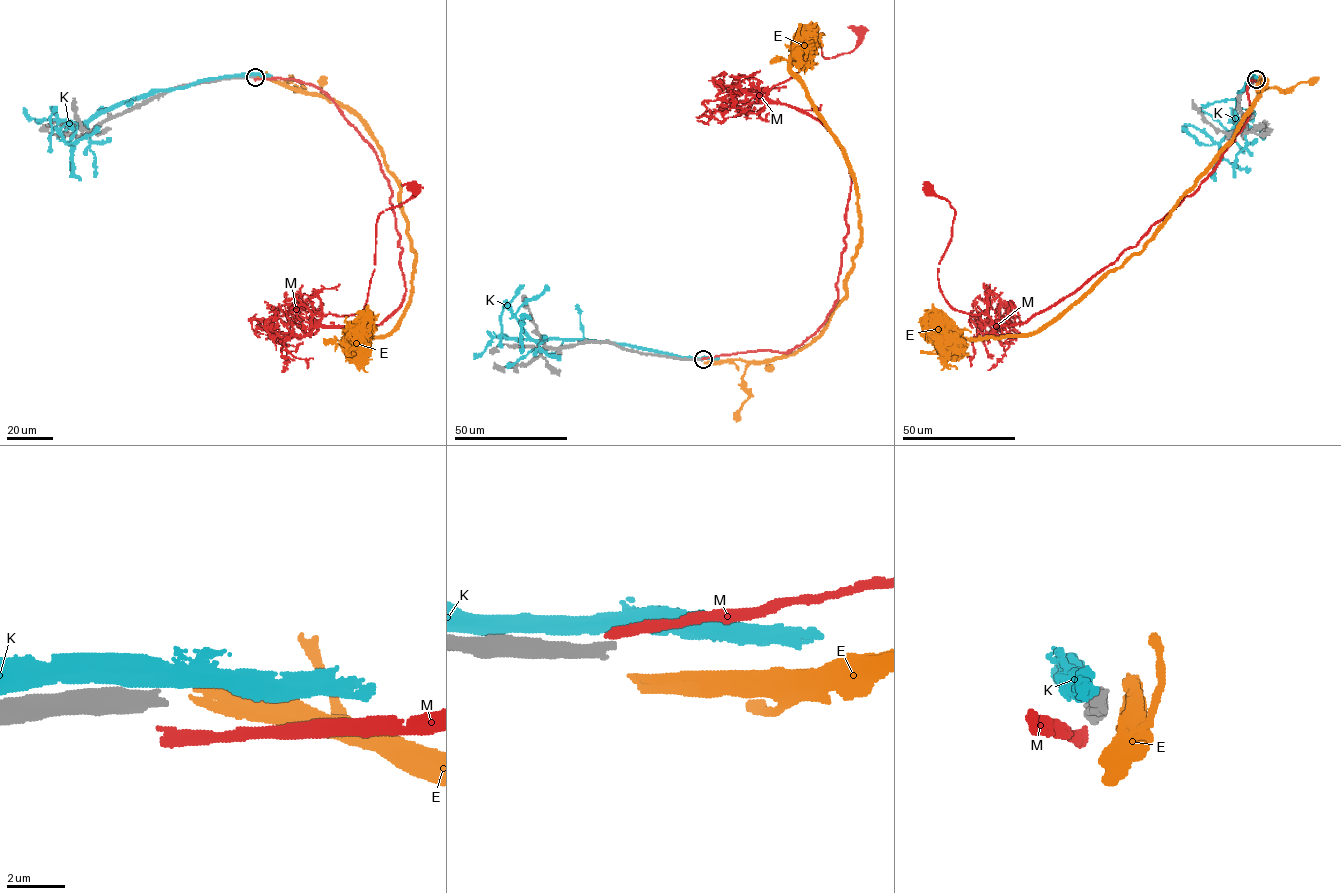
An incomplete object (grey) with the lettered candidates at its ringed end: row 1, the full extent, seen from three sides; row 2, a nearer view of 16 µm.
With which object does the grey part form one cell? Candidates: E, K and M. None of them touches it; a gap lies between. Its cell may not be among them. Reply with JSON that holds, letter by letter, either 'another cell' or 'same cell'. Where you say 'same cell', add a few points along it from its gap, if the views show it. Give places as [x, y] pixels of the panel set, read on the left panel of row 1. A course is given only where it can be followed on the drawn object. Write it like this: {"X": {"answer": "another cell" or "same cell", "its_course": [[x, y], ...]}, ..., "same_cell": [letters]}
{"E": {"answer": "another cell"}, "K": {"answer": "another cell"}, "M": {"answer": "another cell"}, "same_cell": []}

